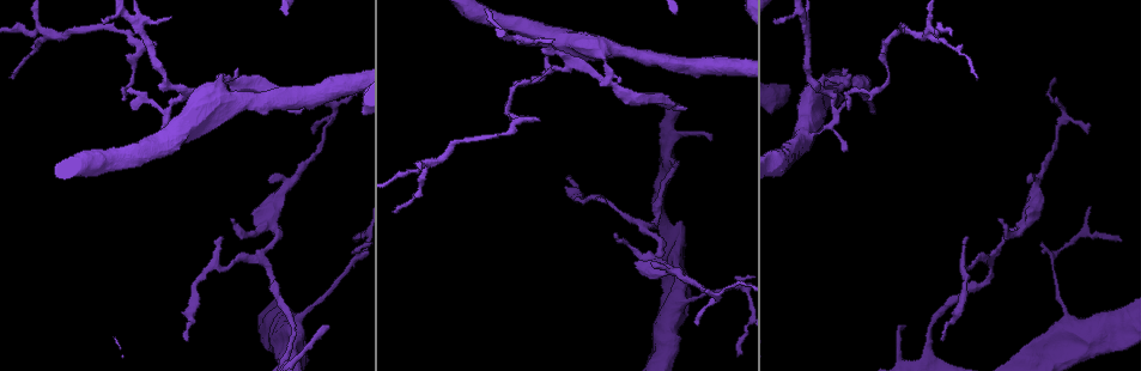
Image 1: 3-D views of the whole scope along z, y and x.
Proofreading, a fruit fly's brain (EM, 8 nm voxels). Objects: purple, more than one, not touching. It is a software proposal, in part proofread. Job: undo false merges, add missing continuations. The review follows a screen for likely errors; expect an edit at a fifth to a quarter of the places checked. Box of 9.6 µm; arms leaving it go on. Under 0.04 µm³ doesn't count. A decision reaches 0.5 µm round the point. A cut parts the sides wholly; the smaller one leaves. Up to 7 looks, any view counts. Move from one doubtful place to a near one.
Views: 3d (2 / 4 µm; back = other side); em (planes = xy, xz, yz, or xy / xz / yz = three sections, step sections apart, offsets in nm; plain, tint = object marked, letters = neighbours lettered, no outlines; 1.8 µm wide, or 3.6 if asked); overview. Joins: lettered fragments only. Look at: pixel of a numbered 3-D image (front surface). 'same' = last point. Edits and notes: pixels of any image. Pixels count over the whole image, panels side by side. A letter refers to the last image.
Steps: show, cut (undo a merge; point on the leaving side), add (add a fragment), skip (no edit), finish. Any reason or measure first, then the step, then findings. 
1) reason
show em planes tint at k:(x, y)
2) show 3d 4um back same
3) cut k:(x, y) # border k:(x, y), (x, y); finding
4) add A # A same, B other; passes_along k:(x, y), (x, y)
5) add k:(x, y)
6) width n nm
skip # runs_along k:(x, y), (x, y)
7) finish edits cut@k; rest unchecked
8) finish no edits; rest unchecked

sharp bend
show 3d 4um at 1:(885, 81)

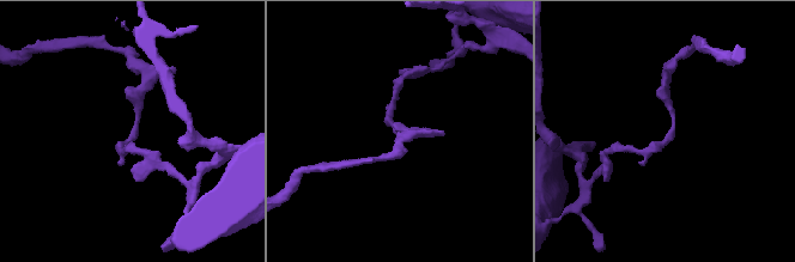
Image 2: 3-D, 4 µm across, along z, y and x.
show em yz step 4 plain at 2:(668, 135)

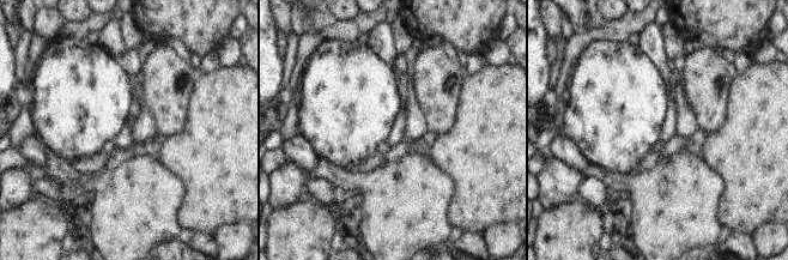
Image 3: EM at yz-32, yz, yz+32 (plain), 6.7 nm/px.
show em yz step 4 letters same

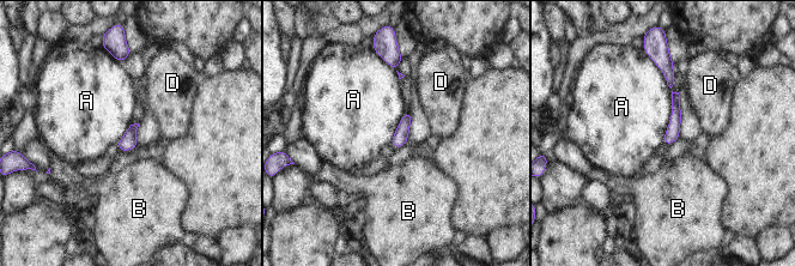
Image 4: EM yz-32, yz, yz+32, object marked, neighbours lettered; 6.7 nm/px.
skip # A other, B other, D other; border 4:(672, 91), (672, 114), (662, 141); all the same cell

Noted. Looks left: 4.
touches itself
show 3d 2um at 1:(596, 77)

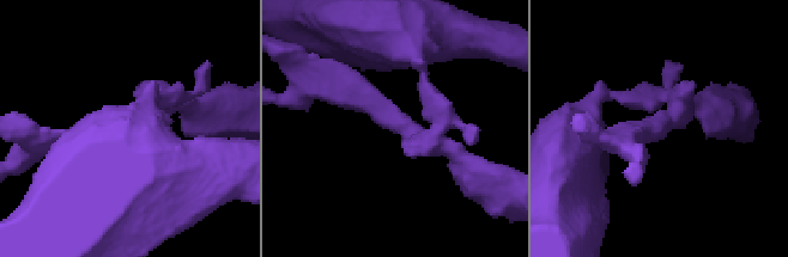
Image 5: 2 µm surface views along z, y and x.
shape alone is not enough
show em planes tint at 5:(672, 116)

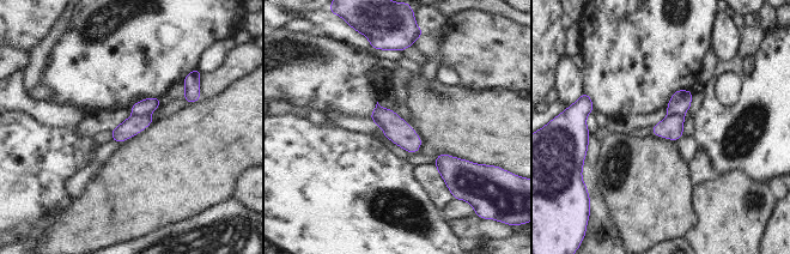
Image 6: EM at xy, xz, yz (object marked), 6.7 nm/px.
show em planes letters same

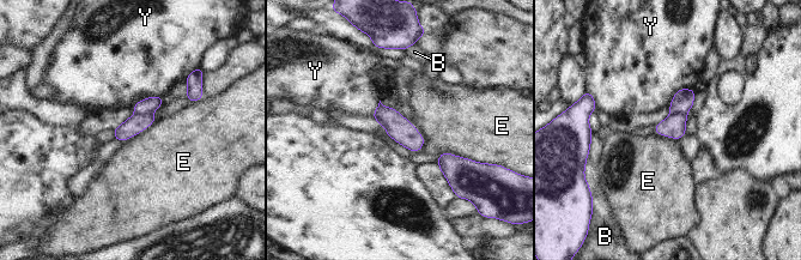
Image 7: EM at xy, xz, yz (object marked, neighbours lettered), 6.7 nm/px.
longest_contact E 280 nm
cut 7:(674, 126) # B other, E other, Y other; two cells meet here

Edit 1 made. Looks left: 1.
finish edits cut@7; rest unchecked

